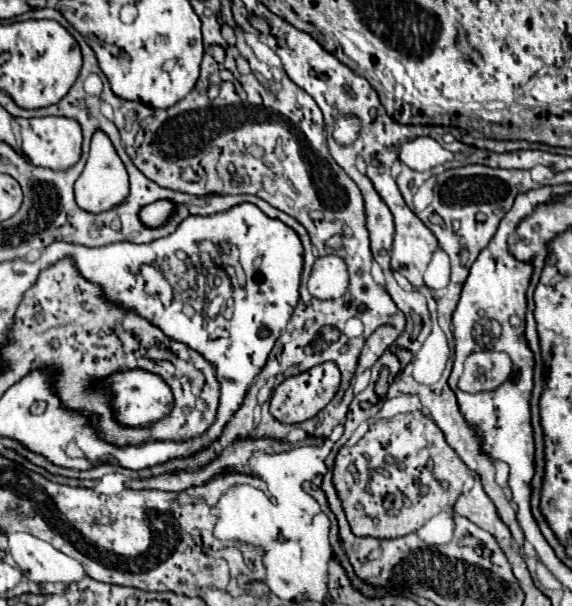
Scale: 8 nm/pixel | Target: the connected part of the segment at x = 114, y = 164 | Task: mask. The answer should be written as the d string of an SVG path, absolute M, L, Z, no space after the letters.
M96 132L92 138L88 162L84 166L84 172L80 174L80 178L74 184L74 196L76 196L76 204L90 214L112 210L118 204L122 204L122 200L126 200L126 196L130 196L128 172L126 172L120 156L116 154L112 142L108 140L108 136L104 132Z

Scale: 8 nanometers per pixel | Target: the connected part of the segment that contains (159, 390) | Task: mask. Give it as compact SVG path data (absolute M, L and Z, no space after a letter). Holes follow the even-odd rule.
M144 368L142 370L114 372L114 374L106 376L106 378L90 382L88 388L90 390L106 388L114 420L122 428L136 428L136 426L154 424L154 422L162 420L164 416L168 416L172 412L172 408L174 408L174 394L170 392L170 386L166 384L166 380L162 380L162 376L158 376L154 372L146 372ZM134 384L138 384L138 386L134 386Z

